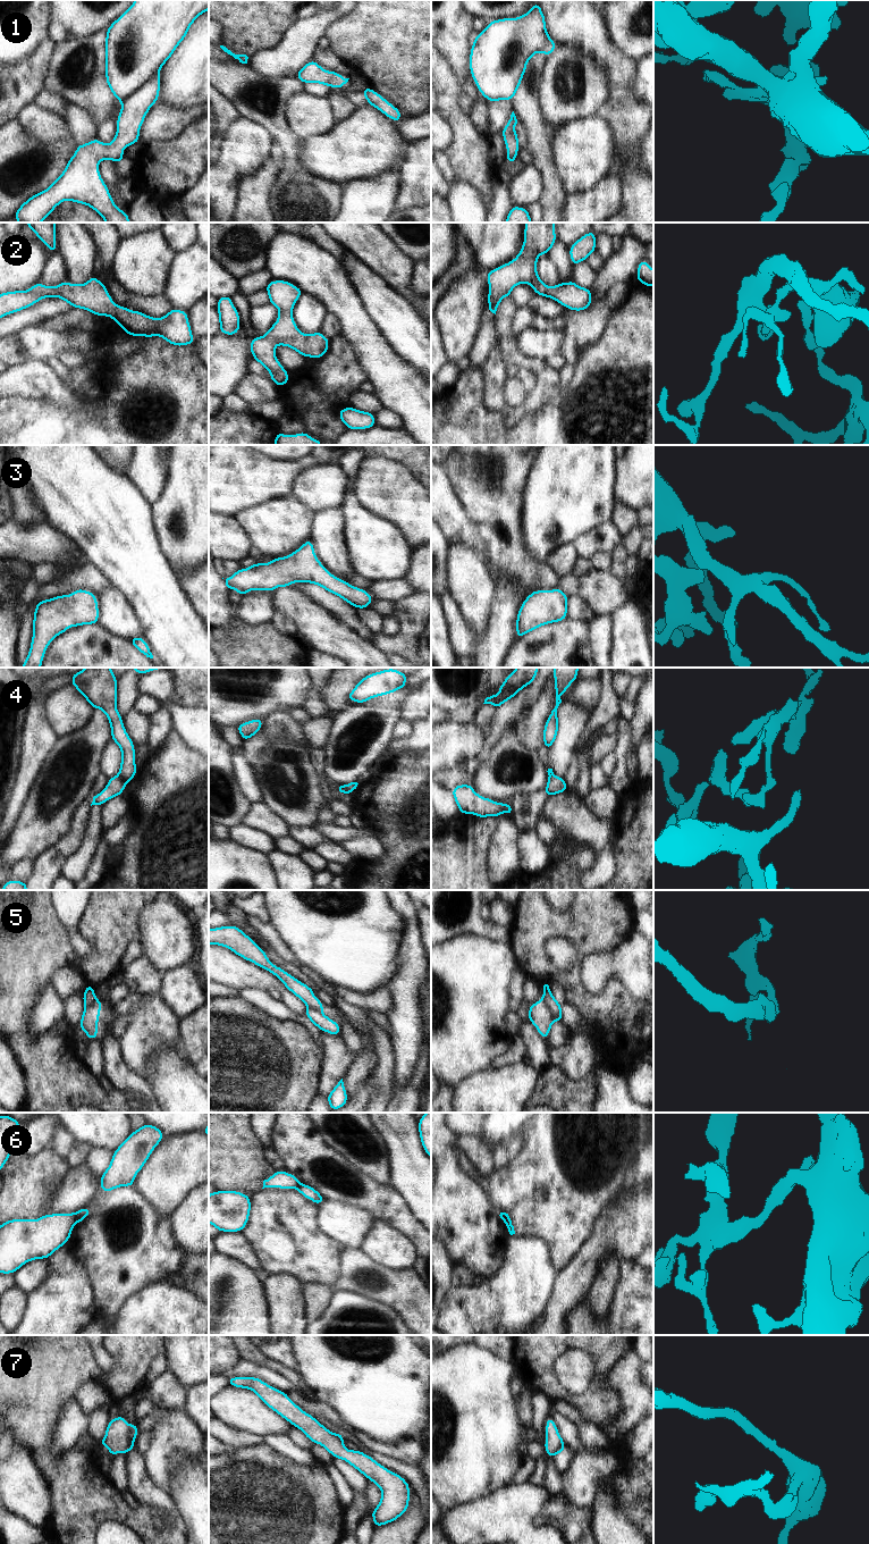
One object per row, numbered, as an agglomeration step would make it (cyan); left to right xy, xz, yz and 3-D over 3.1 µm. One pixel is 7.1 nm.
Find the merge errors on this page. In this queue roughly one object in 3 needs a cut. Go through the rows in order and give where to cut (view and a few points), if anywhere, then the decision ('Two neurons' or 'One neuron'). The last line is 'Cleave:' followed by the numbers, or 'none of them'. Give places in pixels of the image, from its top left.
1: No split. One neuron
2: No split. One neuron
3: No split. One neuron
4: Split along xy (118, 774), (126, 782). Two neurons
5: Split along yz (541, 999), (554, 1020). Two neurons
6: Split along xy (74, 1213), (76, 1222). Two neurons
7: No split. One neuron
Cleave: 4, 5, 6

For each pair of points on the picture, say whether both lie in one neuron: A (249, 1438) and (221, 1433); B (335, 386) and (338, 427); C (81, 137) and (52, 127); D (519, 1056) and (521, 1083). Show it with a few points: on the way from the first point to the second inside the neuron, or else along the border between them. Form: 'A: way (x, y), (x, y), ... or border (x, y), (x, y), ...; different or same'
A: way (242, 1438), (228, 1435); same
B: way (330, 396), (330, 417); same
C: border (64, 119), (74, 142); different
D: border (526, 1059), (520, 1063), (494, 1067); different

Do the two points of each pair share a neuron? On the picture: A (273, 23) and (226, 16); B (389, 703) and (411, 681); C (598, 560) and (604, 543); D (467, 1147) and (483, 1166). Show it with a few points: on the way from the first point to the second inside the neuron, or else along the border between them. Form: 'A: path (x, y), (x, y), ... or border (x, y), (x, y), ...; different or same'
A: path (262, 16), (237, 16); same
B: path (395, 699), (408, 687); same
C: border (609, 554), (597, 552), (590, 559); different
D: path (472, 1151), (482, 1161); same

